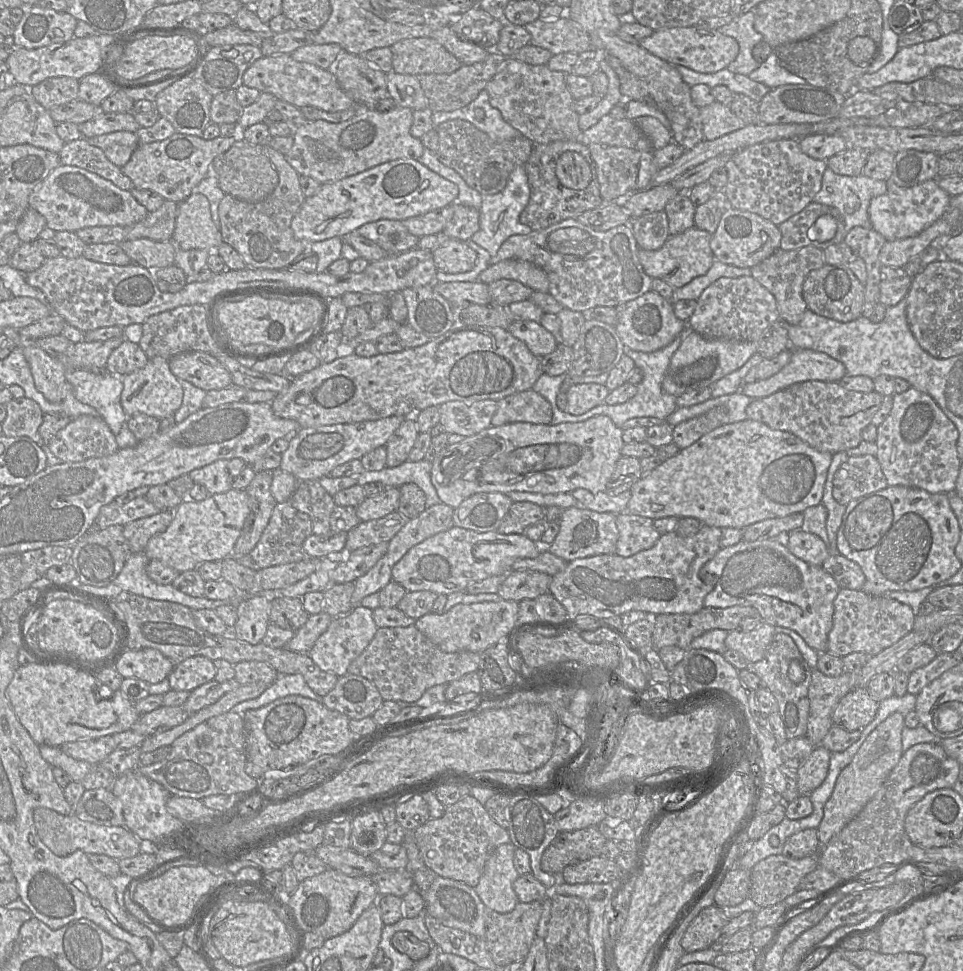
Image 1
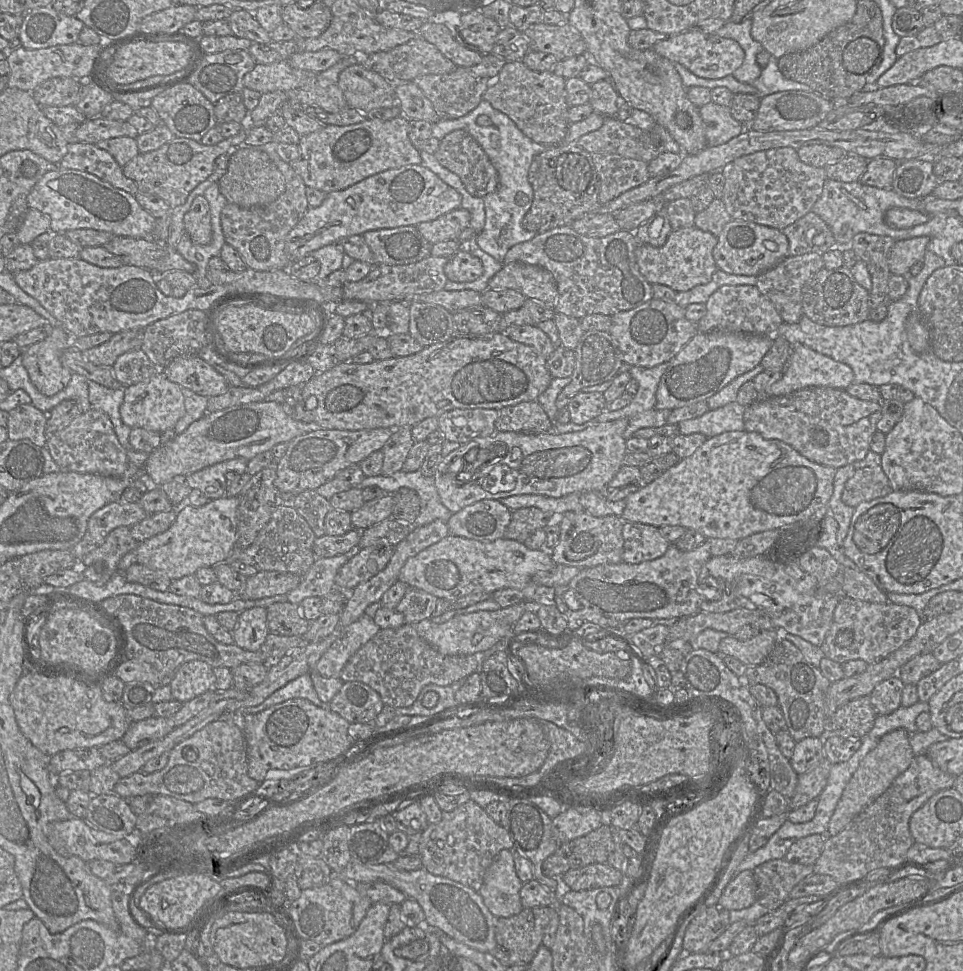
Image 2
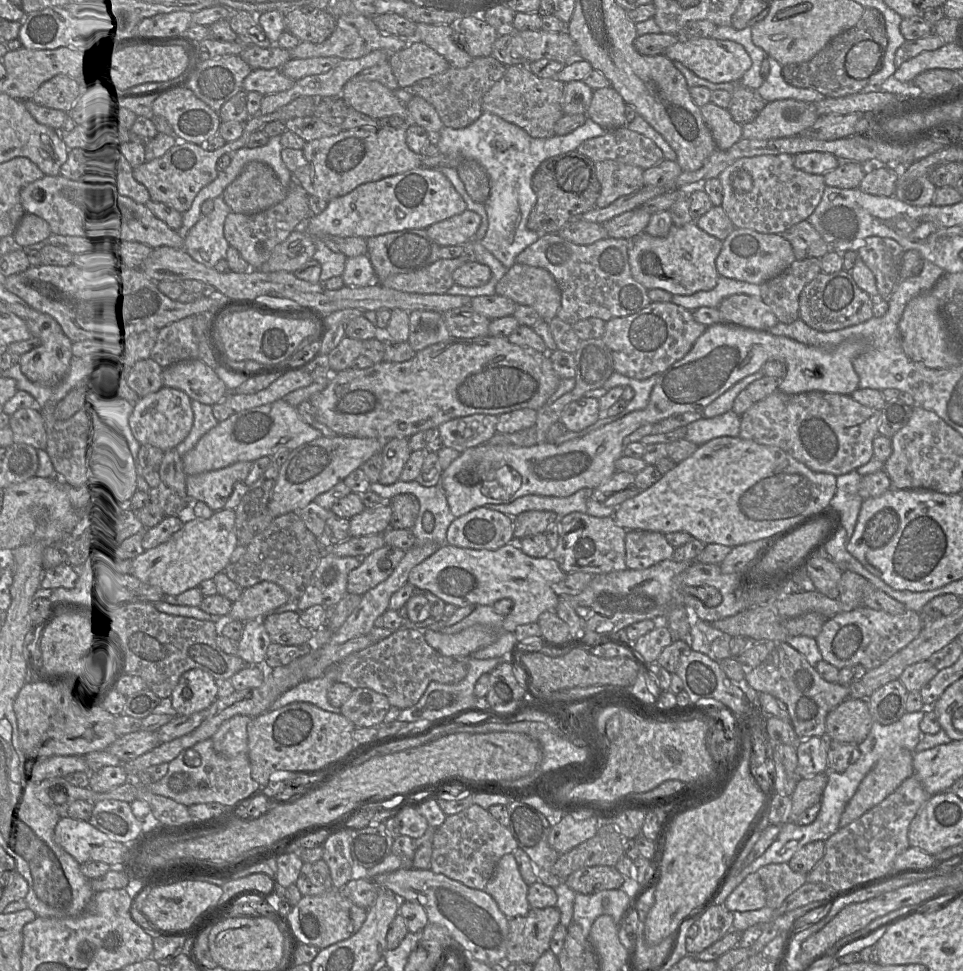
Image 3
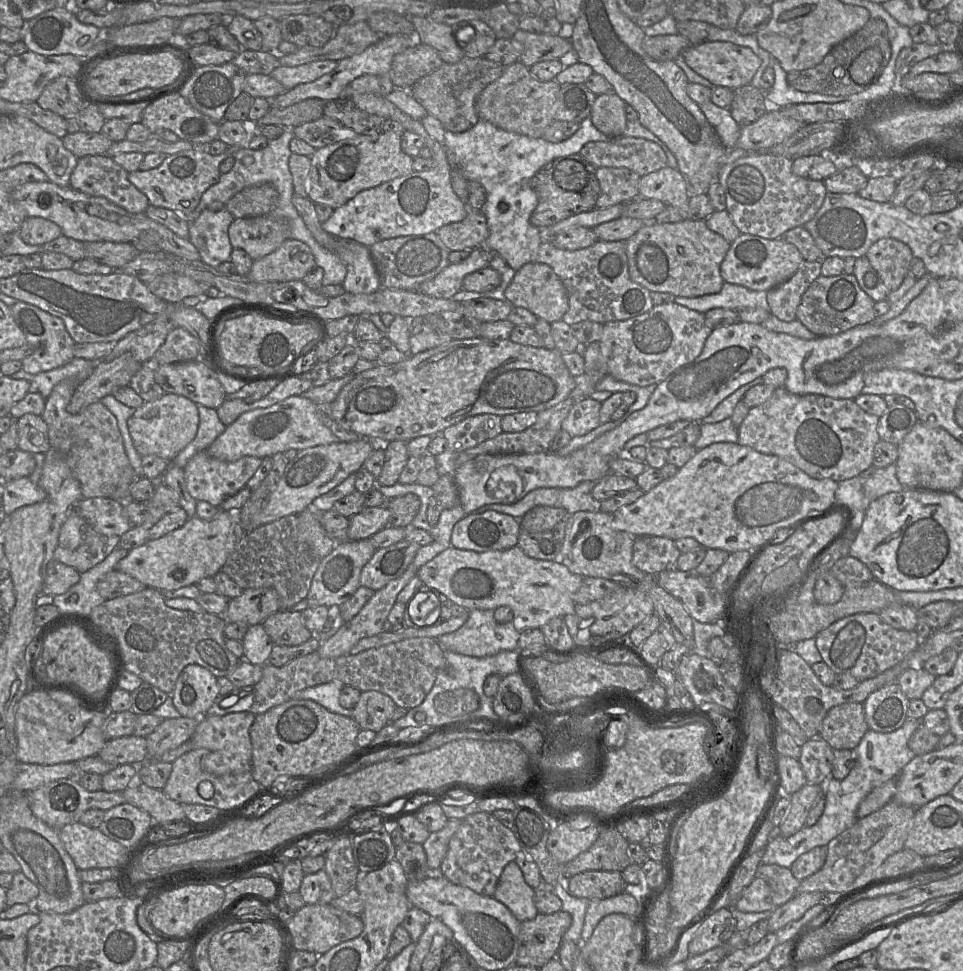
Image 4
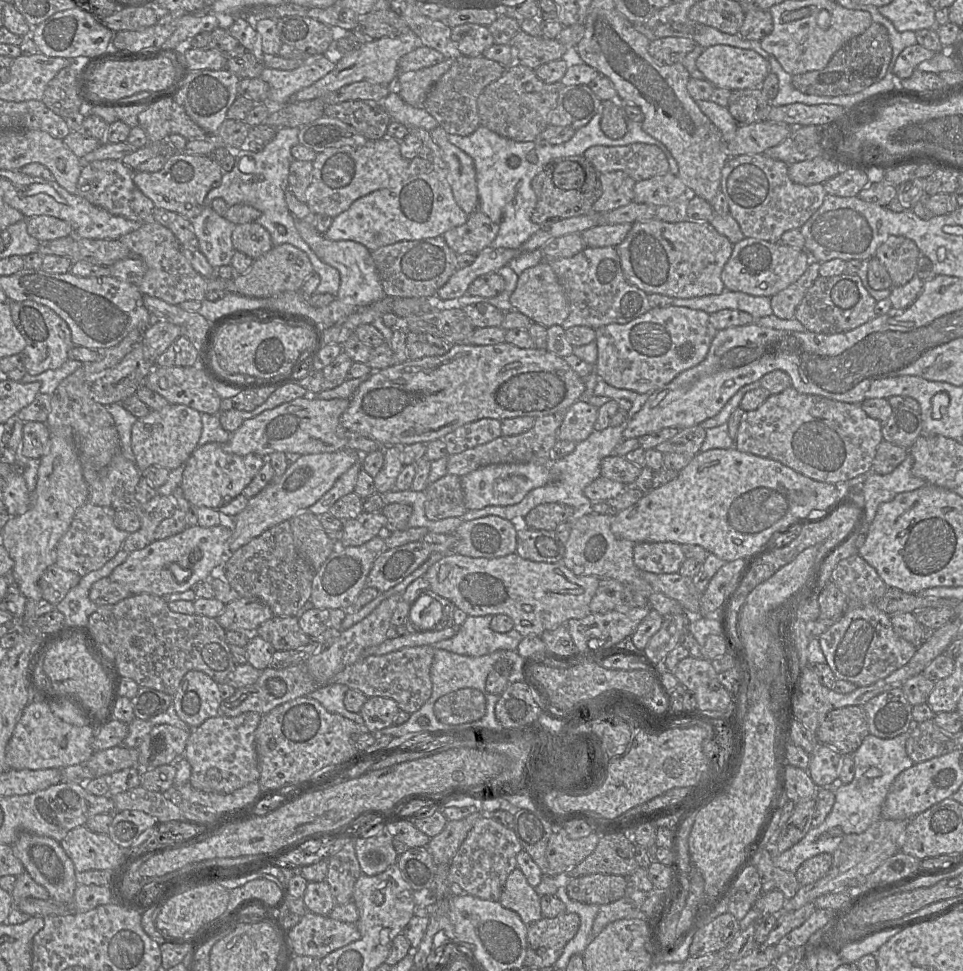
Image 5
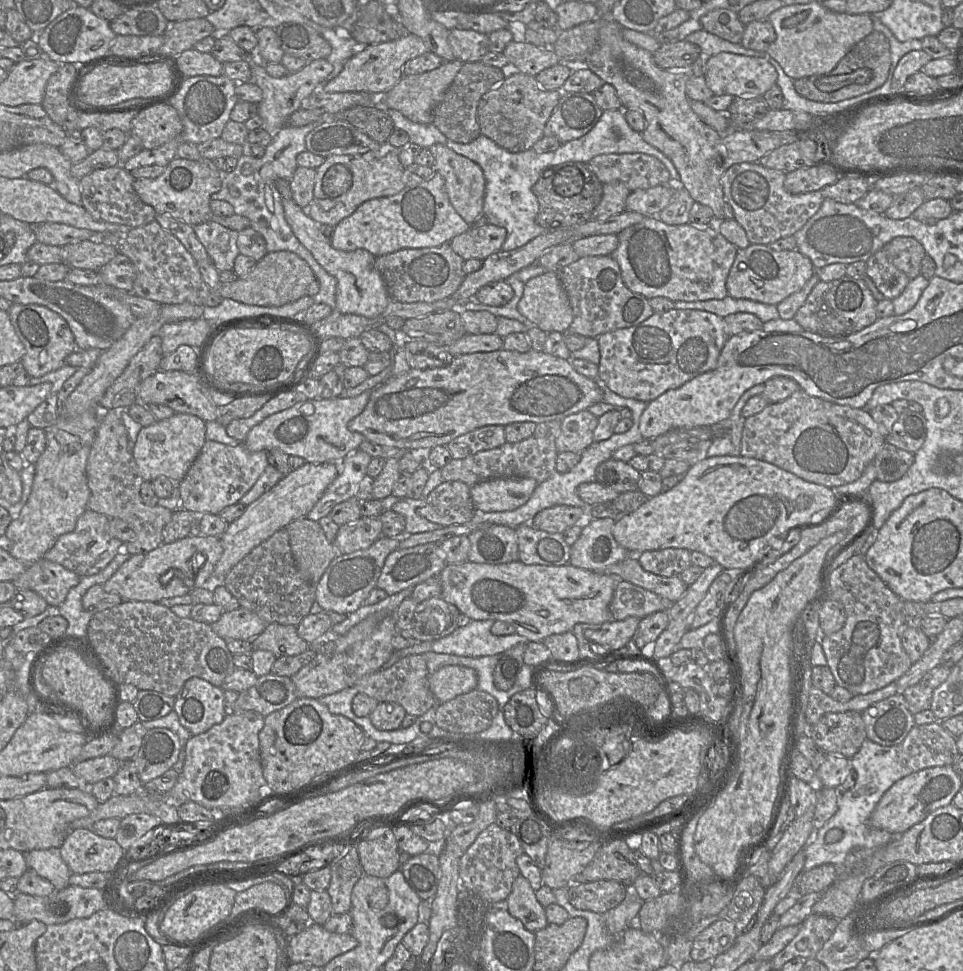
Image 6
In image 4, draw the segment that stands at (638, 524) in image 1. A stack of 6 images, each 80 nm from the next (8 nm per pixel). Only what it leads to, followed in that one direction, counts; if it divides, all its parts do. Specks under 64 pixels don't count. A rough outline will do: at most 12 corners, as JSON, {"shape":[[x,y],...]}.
{"shape":[[635,536],[632,563],[658,574],[675,569],[672,539]]}

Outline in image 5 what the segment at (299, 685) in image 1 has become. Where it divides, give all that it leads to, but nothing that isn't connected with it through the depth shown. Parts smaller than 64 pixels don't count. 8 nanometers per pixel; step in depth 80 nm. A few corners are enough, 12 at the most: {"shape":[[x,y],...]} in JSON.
{"shape":[[329,684],[307,696],[321,703],[327,711],[357,723],[367,730],[360,713],[350,712],[344,697],[350,688]]}

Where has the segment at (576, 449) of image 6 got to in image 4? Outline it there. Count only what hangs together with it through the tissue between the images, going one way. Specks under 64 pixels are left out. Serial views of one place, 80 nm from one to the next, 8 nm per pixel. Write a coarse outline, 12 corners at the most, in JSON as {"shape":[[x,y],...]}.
{"shape":[[589,397],[569,410],[561,429],[572,437],[600,425],[600,402]]}

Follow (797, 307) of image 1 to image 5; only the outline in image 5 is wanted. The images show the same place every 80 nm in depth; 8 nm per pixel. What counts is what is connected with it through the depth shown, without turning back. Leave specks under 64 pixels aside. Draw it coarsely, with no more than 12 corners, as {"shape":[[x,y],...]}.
{"shape":[[812,260],[805,273],[770,299],[773,314],[795,317],[808,289],[819,277]]}

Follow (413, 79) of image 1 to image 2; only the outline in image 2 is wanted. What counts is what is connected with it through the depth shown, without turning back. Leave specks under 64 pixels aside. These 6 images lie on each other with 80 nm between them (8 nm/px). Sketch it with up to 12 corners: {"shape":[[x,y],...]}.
{"shape":[[412,81],[395,83],[401,114],[409,121],[438,119]]}

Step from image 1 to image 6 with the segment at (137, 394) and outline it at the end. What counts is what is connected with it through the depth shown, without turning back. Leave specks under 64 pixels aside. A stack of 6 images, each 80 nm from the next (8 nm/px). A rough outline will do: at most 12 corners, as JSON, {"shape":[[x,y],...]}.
{"shape":[[186,413],[142,427],[132,449],[144,481],[179,483],[205,441]]}

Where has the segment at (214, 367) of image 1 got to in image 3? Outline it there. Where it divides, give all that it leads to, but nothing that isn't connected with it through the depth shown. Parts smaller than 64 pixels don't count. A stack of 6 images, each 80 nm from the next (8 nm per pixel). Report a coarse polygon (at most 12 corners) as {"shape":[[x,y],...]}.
{"shape":[[198,358],[163,368],[163,386],[213,406],[229,391]]}

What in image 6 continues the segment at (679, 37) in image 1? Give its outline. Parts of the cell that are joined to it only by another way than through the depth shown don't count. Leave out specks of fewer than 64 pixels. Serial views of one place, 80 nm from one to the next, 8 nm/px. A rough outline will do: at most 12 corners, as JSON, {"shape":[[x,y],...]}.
{"shape":[[764,56],[706,59],[714,95],[763,97],[777,84]]}

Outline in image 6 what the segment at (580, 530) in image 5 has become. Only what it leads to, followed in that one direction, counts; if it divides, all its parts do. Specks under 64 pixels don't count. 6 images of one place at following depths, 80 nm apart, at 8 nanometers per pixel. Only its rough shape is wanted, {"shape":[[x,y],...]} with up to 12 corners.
{"shape":[[611,518],[593,519],[570,547],[569,564],[594,573],[630,553]]}

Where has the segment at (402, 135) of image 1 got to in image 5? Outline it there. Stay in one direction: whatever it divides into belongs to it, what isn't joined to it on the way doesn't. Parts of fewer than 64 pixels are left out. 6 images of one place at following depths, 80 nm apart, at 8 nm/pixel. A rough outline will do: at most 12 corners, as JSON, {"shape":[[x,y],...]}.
{"shape":[[400,141],[317,153],[307,205],[335,218],[409,177]]}

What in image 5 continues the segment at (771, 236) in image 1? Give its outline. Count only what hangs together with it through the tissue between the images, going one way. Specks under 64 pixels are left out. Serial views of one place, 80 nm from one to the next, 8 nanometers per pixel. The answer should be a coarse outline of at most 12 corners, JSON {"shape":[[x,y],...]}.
{"shape":[[744,237],[721,279],[771,298],[805,273],[805,249]]}

